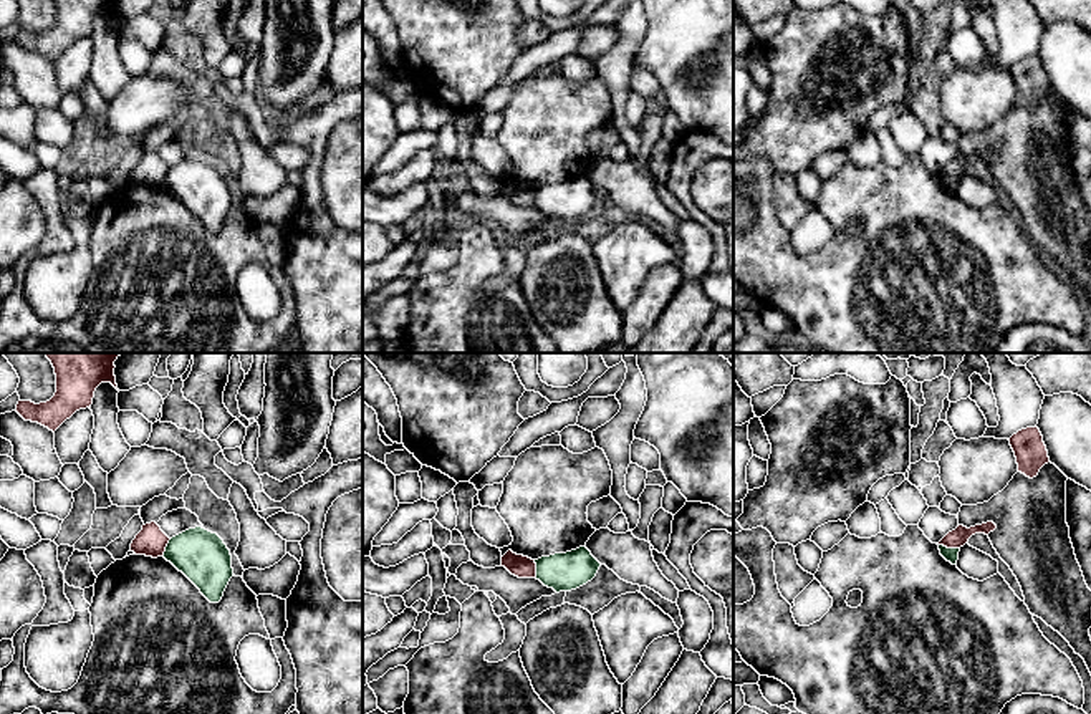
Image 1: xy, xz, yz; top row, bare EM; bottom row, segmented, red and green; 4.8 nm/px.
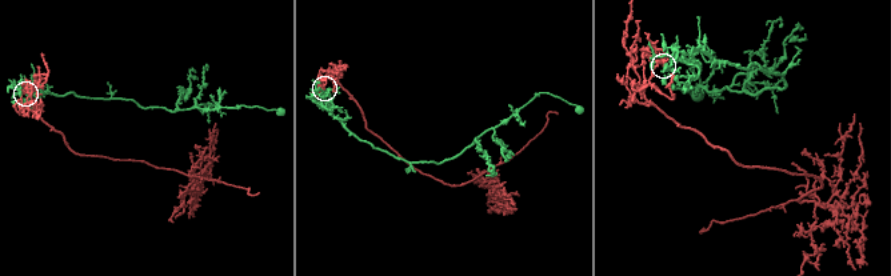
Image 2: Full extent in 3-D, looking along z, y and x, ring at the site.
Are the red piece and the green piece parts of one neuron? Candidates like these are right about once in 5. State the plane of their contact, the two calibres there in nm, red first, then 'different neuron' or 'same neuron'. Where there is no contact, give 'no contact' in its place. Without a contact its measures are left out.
meets red in yz; 90 nm thick on the red side, 70 nm on the other; different neuron

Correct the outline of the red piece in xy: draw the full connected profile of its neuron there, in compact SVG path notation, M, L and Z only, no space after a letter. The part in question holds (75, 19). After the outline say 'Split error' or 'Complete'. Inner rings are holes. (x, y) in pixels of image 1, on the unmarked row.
M55 0L55 3L56 22L50 30L40 33L18 30L15 38L25 50L38 51L53 61L76 40L91 36L101 12L111 12L118 18L114 0Z. Complete

